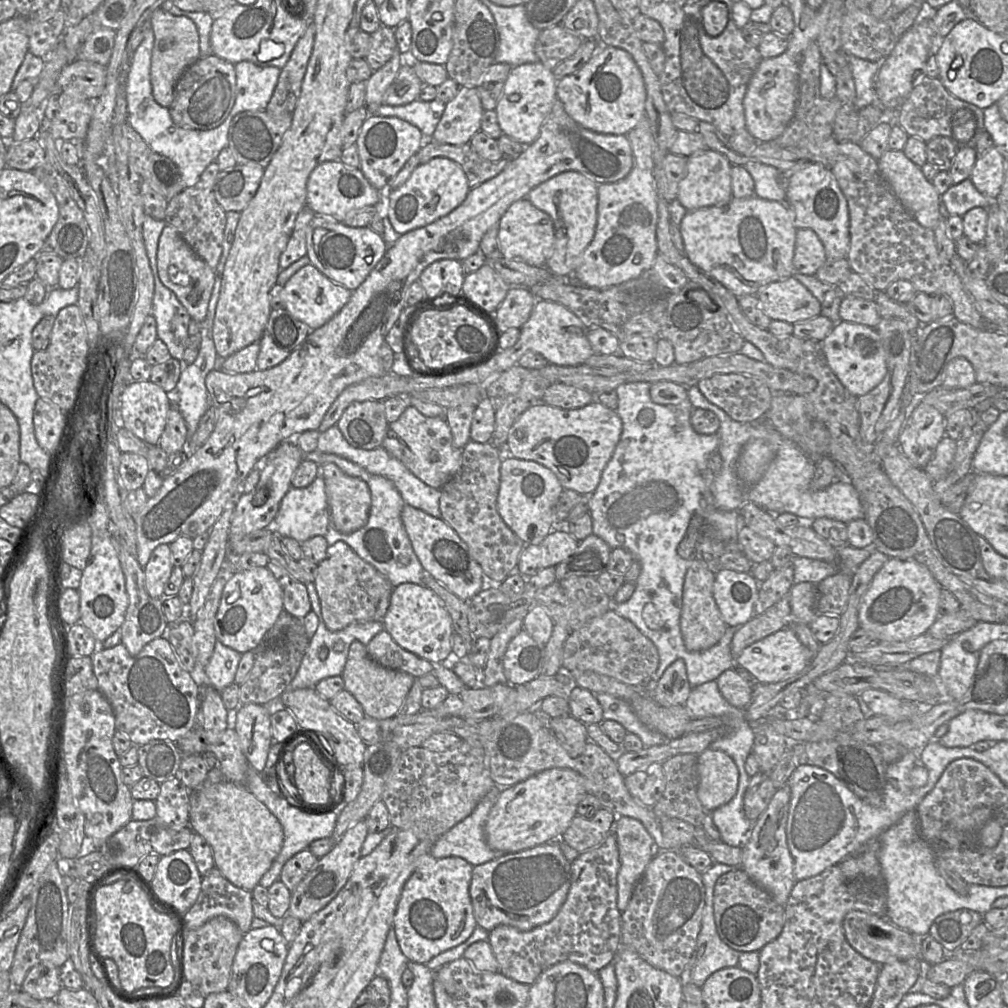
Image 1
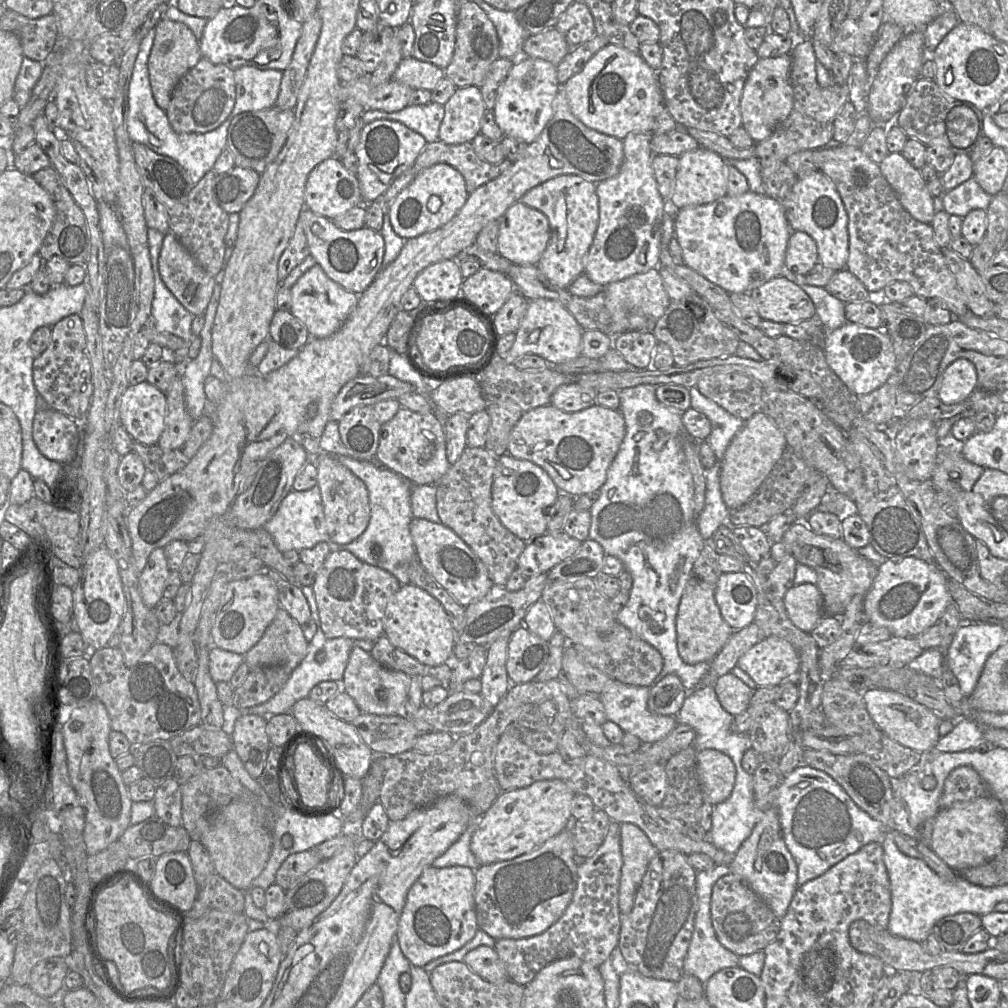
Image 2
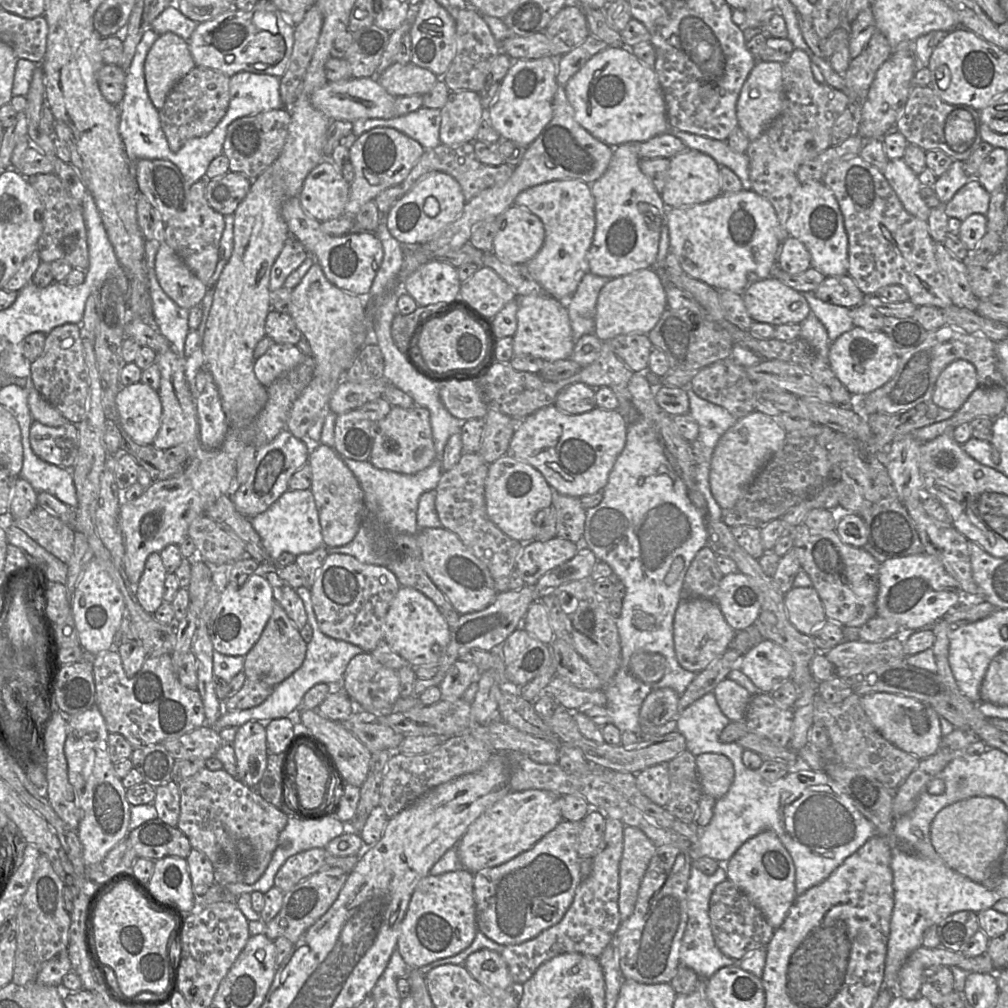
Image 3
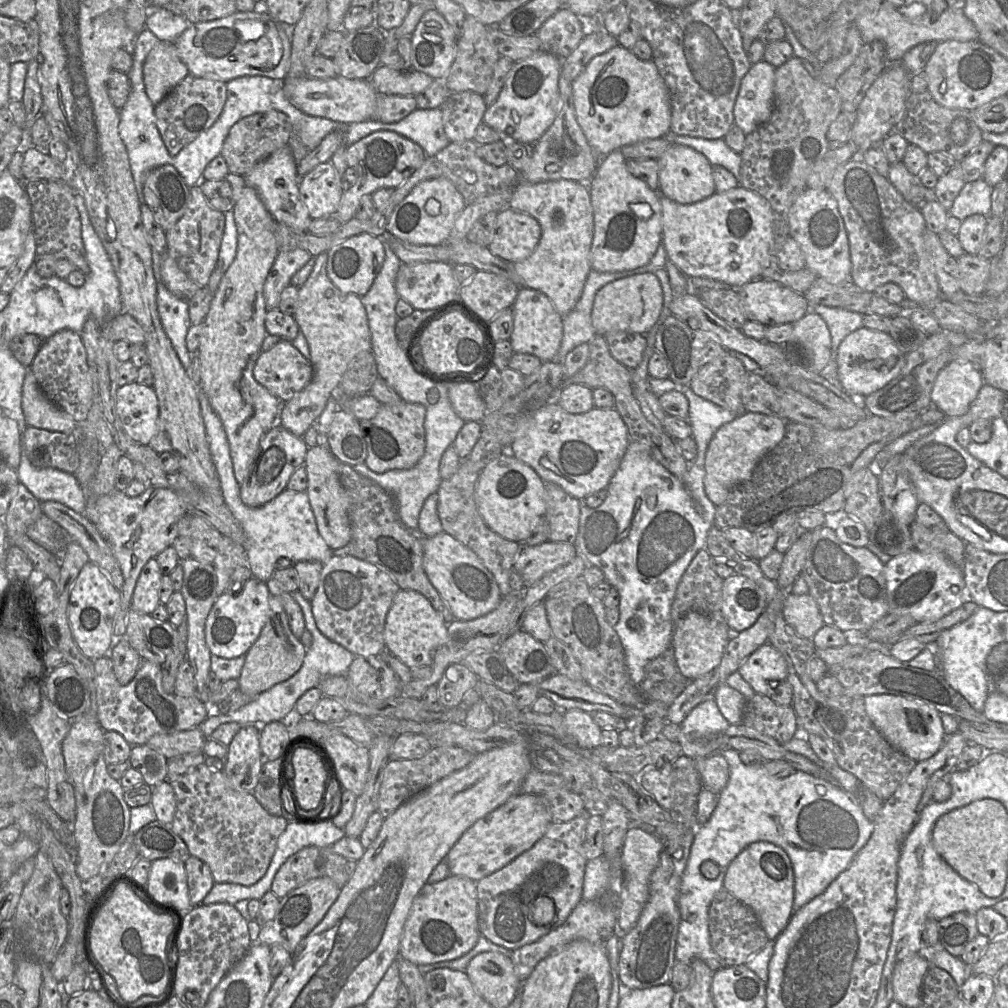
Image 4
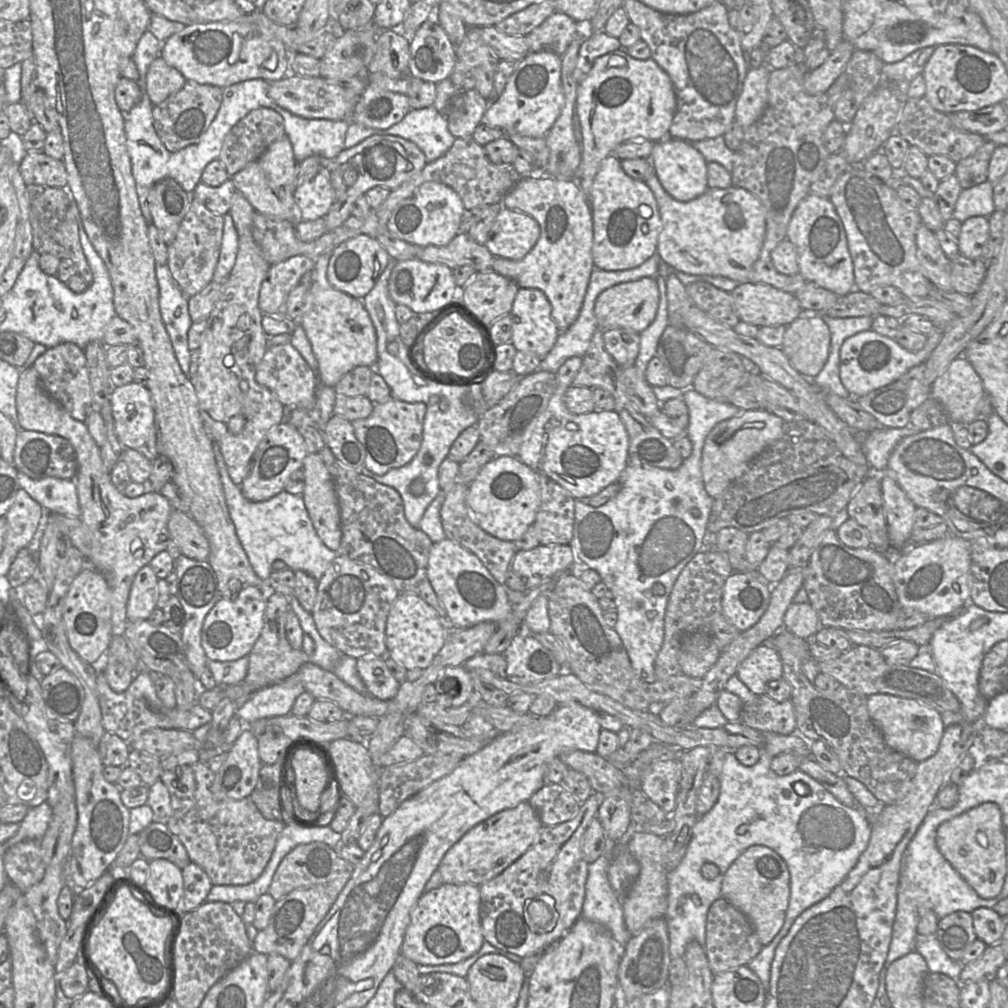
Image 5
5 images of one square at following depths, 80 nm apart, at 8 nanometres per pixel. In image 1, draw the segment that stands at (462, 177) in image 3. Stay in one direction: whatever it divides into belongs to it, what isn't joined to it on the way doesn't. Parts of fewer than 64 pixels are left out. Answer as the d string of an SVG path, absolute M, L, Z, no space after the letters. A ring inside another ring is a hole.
M426 138L417 153L420 164L429 162L433 158L448 158L458 163L466 174L470 188L473 188L497 176L508 164L508 158L491 162L480 157L468 144L450 145L438 143L432 138Z

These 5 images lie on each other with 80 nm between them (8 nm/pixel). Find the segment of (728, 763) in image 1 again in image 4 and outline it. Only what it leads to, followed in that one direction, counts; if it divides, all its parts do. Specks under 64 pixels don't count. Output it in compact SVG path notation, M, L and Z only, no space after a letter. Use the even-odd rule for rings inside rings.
M720 754L694 759L702 788L720 794L729 779L729 765Z

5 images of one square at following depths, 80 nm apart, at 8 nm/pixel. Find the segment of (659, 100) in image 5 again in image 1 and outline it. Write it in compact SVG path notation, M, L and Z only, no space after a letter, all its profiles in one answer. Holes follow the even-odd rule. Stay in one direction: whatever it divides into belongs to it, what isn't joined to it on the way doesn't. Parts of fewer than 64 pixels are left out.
M601 45L578 72L558 81L556 95L576 123L596 133L627 135L645 116L642 73L628 52L612 46Z

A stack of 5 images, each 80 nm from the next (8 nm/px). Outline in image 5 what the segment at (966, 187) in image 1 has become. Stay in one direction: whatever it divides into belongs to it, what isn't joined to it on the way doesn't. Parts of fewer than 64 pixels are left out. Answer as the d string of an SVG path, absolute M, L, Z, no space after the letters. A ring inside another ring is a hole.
M986 180L973 187L962 188L953 210L953 217L960 222L972 216L989 217L995 210L993 187L994 183Z

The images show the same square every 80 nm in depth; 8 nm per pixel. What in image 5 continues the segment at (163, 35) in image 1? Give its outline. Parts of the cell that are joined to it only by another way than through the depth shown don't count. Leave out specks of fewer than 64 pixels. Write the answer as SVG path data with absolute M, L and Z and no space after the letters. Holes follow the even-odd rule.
M160 55L152 61L148 68L146 92L155 106L181 90L186 81L182 73L168 65Z

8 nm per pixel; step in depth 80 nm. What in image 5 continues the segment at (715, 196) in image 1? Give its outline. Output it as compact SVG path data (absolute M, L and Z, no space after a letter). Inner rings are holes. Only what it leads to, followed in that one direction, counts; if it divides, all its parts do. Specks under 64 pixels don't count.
M666 138L654 142L650 161L665 191L678 201L690 201L702 195L708 187L707 162L686 140Z

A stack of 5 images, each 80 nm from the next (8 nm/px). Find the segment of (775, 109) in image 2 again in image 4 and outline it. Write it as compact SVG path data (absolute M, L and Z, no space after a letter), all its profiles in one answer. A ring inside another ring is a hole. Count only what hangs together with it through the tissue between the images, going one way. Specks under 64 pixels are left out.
M761 60L752 64L741 82L734 104L734 124L745 135L765 123L773 112L775 70Z

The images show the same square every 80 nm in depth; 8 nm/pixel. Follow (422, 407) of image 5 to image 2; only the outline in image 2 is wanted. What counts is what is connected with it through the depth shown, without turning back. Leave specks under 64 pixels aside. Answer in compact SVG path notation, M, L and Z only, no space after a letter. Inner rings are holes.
M401 407L391 420L381 426L375 460L413 485L436 485L451 466L446 454L443 421L433 411L418 413Z

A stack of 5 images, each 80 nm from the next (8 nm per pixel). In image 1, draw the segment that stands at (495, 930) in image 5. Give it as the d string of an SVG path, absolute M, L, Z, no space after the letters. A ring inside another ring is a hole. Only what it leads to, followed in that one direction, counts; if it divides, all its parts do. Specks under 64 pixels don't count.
M558 840L474 866L470 898L477 925L488 932L500 925L532 930L557 915L570 885L571 862L565 858Z

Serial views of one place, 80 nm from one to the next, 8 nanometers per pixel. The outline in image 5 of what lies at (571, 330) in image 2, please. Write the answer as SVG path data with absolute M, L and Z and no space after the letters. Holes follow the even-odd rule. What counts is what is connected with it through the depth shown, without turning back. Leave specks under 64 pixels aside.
M519 288L509 315L515 349L545 357L560 334L546 295L536 288Z

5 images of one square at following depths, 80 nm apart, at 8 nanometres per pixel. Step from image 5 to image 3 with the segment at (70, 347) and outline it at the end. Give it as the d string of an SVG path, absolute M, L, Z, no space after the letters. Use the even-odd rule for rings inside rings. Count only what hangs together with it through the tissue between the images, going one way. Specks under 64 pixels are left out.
M66 323L53 328L42 353L31 363L34 387L69 422L78 425L87 410L89 377L84 361L81 324Z

